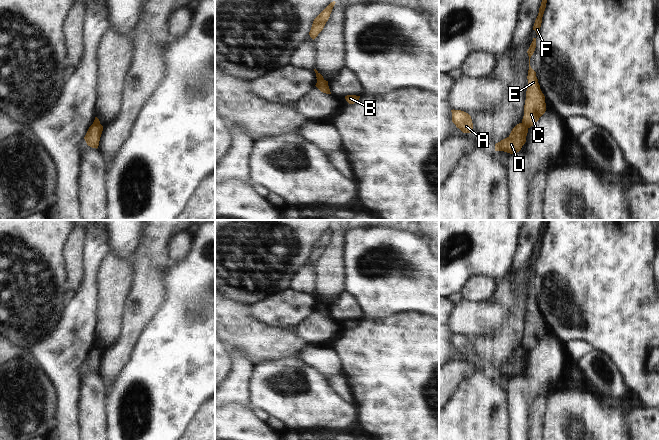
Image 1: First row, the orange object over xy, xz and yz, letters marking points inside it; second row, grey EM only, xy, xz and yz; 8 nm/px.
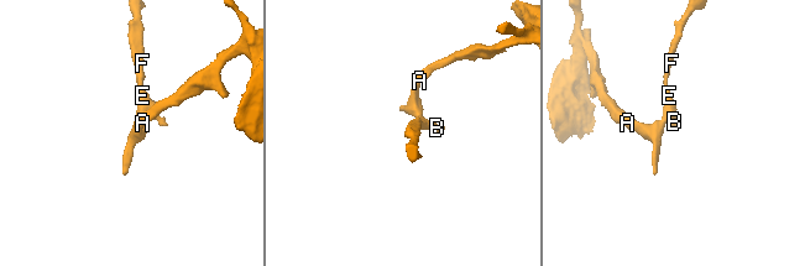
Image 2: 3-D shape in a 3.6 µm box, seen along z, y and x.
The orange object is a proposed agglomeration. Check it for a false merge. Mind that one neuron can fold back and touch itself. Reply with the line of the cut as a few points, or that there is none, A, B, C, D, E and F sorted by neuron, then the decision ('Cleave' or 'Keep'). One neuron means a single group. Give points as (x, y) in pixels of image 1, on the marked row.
Split along yz (522, 122), (527, 128). Groups: A D / B C E F. Cleave.

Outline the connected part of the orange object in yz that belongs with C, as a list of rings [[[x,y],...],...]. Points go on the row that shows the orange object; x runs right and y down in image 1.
[[[533,38],[533,41],[527,51],[529,56],[529,70],[527,76],[528,87],[524,105],[524,116],[522,119],[522,123],[527,128],[533,126],[546,111],[545,96],[540,89],[536,72],[530,66],[530,58],[533,55],[535,48],[536,38]]]

